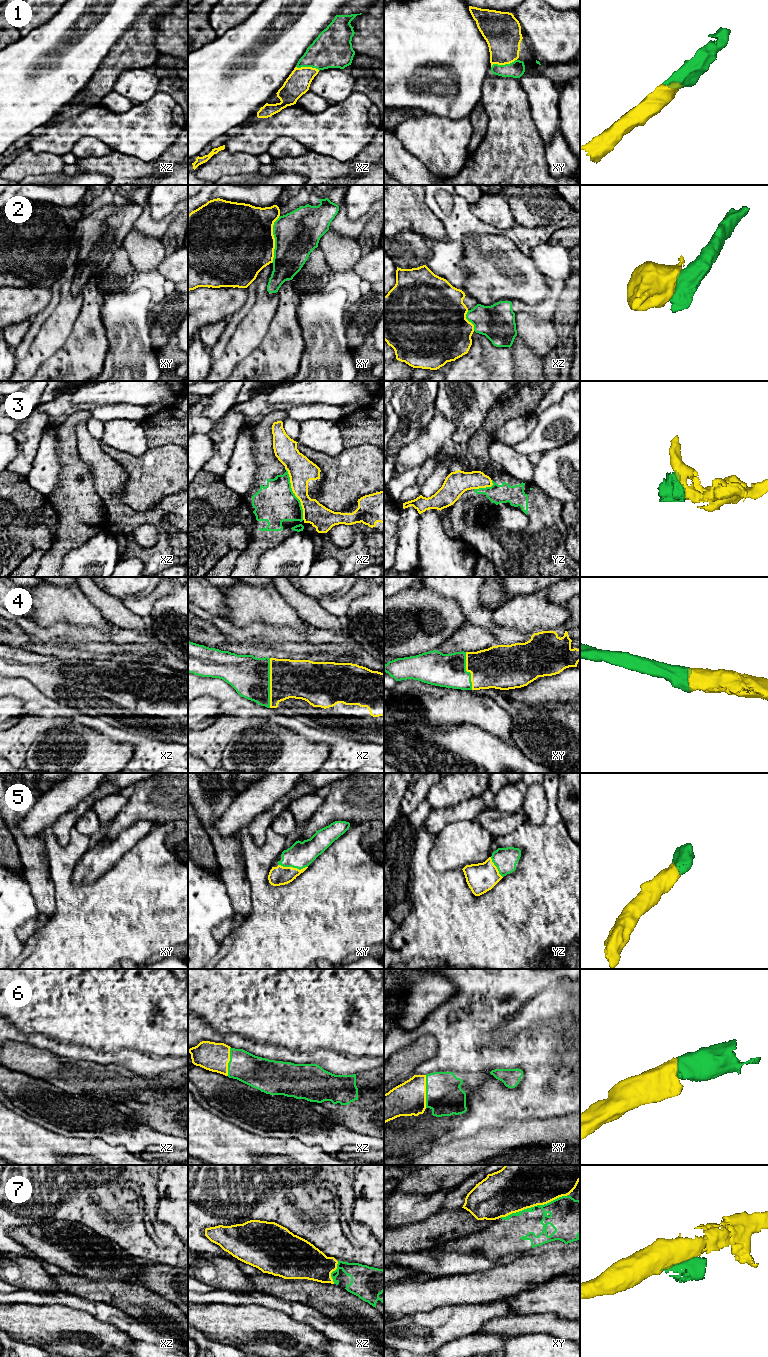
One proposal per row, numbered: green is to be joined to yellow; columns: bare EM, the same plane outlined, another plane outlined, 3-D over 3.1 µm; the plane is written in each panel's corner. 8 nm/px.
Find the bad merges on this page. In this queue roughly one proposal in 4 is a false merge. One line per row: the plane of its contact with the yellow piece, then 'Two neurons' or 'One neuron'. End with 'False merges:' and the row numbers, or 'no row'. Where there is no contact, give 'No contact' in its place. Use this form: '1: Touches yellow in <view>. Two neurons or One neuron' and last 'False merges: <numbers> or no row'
1: Touches yellow in xy. One neuron
2: Touches yellow in xy. Two neurons
3: Touches yellow in xz. Two neurons
4: Touches yellow in xz. One neuron
5: Touches yellow in xy. One neuron
6: Touches yellow in xy. One neuron
7: Touches yellow in xy. Two neurons
False merges: 2, 3, 7

